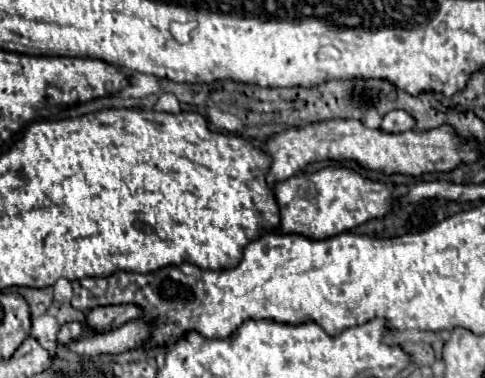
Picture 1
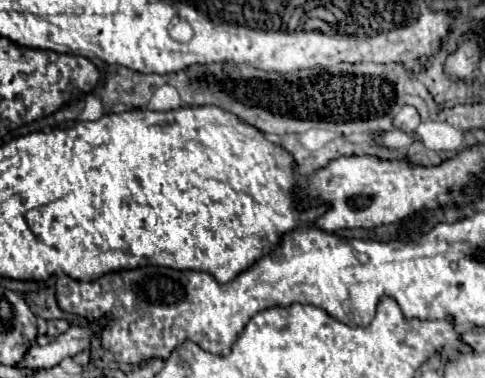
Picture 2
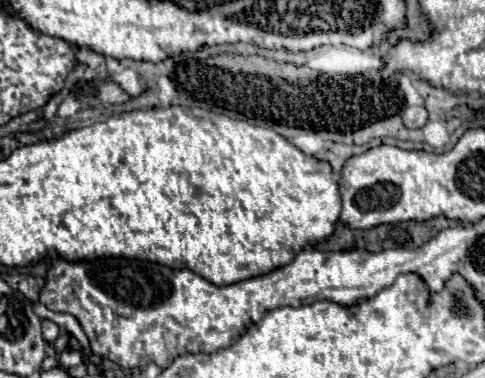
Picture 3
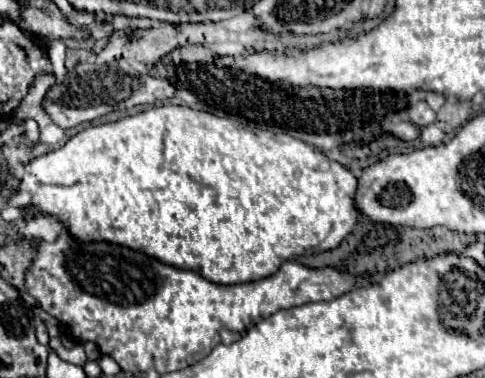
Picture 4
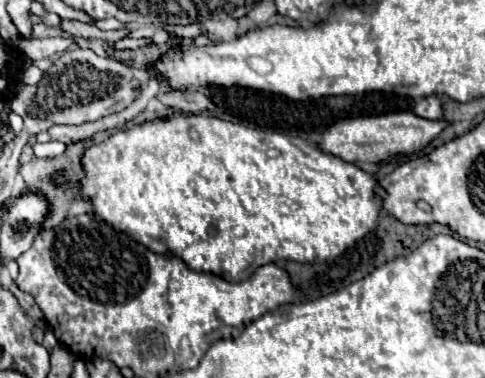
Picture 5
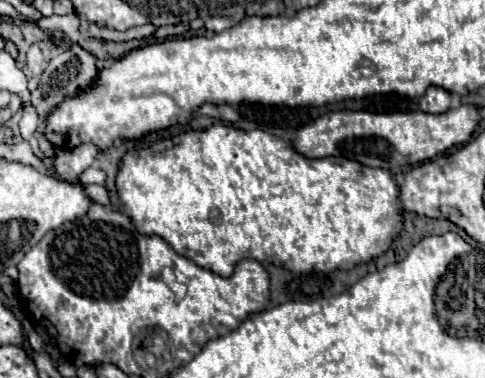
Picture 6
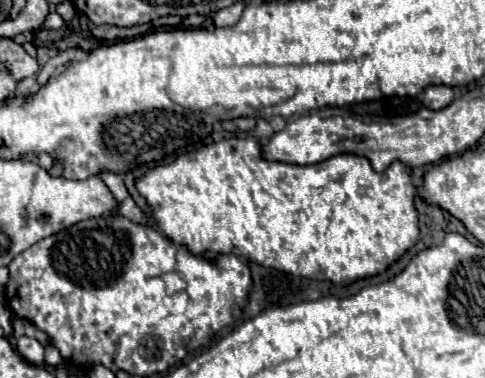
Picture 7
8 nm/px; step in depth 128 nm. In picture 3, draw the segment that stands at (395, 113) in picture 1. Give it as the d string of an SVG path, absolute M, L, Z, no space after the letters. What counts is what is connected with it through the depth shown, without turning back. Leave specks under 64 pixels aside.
M406 106L402 120L406 128L422 128L428 122L428 110L424 106Z

